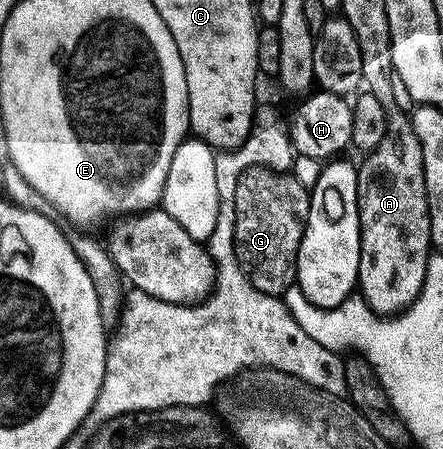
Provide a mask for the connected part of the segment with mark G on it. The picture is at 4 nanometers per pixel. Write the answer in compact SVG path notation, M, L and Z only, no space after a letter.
M262 168L248 171L238 180L238 188L234 192L234 244L236 245L236 263L242 272L249 276L256 274L288 274L295 275L298 248L302 244L304 229L308 223L310 208L310 190L303 186L288 172L271 172Z

